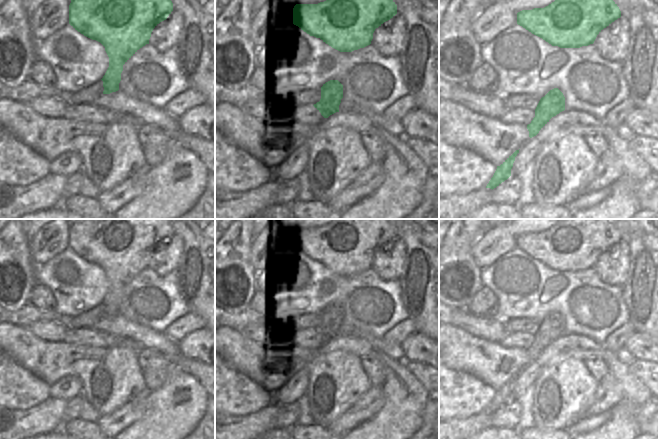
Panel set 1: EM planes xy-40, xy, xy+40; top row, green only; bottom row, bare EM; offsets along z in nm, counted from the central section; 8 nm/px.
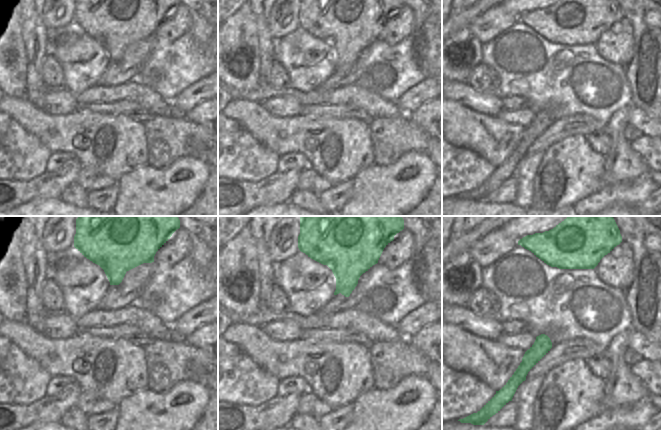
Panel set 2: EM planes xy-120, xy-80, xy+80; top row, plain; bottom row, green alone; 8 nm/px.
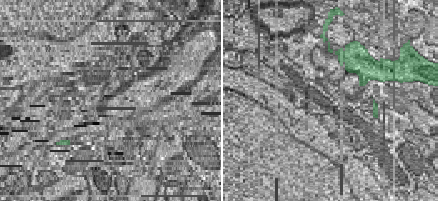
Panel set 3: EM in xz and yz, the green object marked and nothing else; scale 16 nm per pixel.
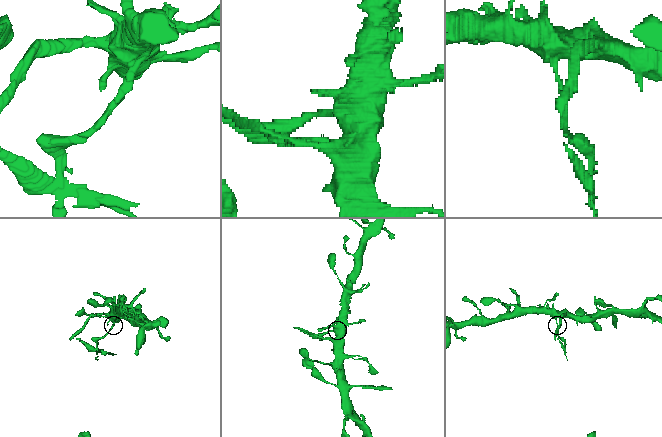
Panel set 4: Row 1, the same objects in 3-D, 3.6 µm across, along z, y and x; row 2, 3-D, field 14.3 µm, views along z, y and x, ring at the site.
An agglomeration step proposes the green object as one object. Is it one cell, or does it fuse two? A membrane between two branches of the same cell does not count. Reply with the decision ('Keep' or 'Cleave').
Cleave

